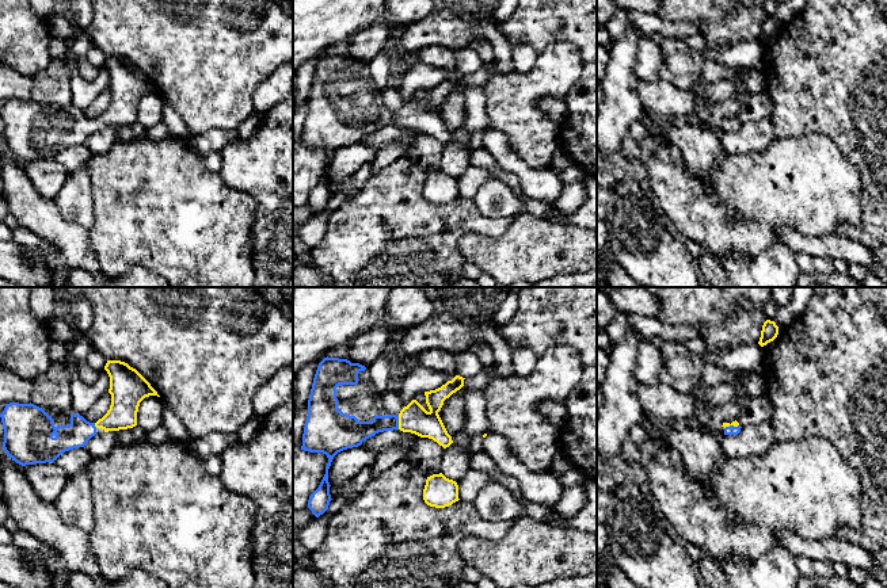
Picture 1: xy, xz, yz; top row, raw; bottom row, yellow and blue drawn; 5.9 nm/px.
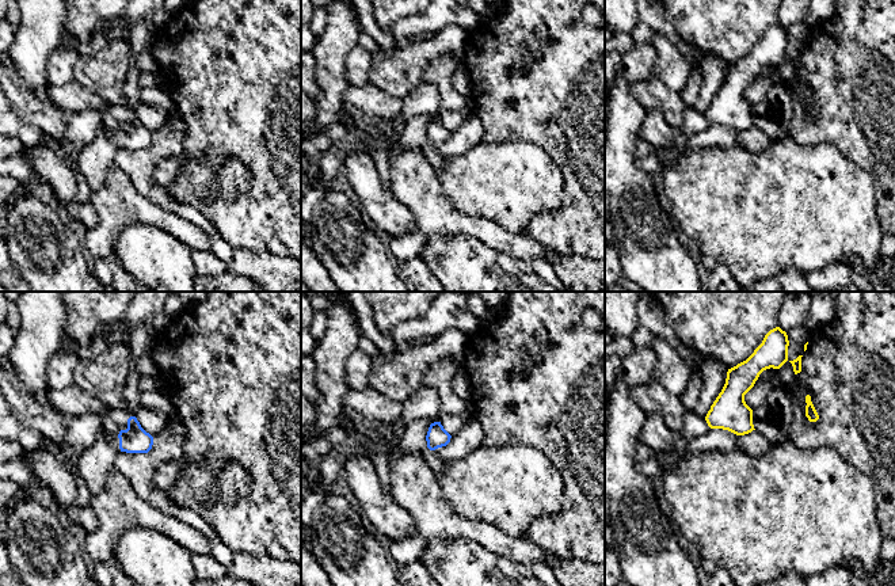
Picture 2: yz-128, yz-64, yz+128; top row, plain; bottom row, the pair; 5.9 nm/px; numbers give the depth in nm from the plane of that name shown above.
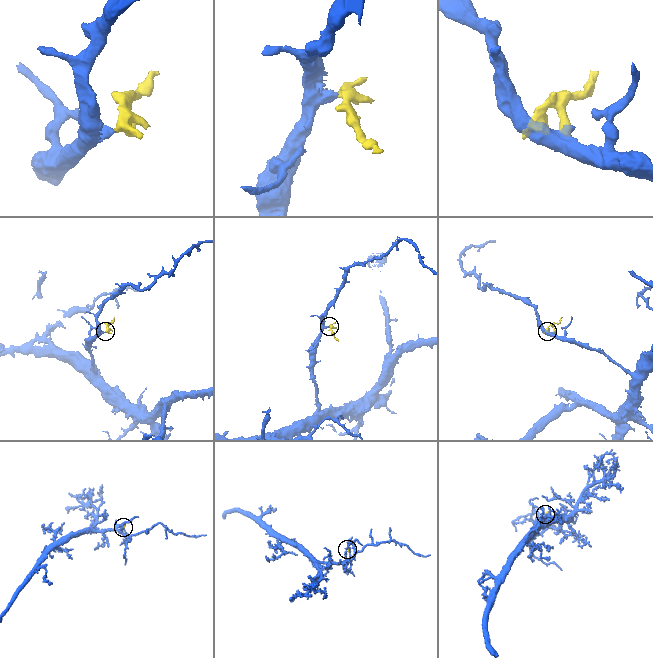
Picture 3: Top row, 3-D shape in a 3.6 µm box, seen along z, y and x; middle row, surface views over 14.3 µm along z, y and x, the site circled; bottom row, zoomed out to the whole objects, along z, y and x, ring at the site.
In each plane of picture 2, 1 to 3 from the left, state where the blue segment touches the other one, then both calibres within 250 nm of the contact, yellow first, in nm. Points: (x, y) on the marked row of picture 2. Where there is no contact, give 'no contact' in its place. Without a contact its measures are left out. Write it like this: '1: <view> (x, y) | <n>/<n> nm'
1: no contact
2: no contact
3: no contact

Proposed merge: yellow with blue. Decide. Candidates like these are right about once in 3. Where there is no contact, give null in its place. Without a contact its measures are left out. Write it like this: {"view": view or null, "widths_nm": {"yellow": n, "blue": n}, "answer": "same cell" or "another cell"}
{"view": "xz", "widths_nm": {"yellow": 170, "blue": 130}, "answer": "same cell"}

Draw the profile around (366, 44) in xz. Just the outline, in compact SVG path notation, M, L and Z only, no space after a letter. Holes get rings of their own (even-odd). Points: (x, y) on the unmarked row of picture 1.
M373 23L359 30L349 43L347 57L369 64L381 50L391 47L389 27Z

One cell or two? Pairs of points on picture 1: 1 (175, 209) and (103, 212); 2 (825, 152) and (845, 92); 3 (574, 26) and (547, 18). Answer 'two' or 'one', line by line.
1: one
2: two
3: one

